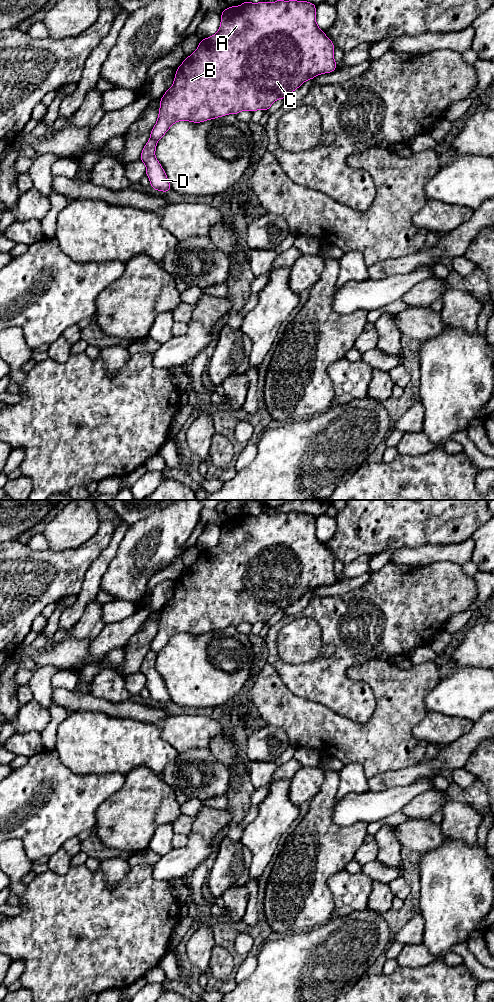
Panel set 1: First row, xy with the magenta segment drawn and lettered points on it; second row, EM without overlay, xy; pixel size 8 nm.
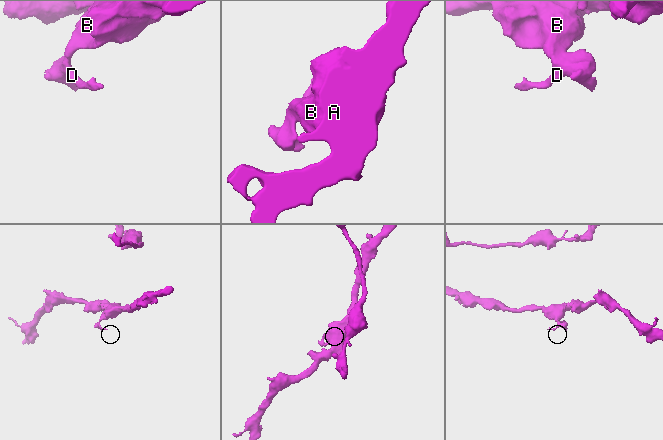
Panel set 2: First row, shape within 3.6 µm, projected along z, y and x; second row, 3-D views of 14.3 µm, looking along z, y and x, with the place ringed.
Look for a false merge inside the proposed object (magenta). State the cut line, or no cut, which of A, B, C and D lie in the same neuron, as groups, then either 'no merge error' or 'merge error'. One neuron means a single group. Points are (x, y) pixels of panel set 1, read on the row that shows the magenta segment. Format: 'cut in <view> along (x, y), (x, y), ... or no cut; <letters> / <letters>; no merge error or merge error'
cut in xy along (150, 138), (156, 141); A B C / D; merge error

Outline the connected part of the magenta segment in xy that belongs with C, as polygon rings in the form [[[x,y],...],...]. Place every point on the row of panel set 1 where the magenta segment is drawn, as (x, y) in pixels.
[[[244,0],[242,5],[231,6],[224,9],[221,13],[221,22],[219,30],[213,36],[199,41],[198,48],[184,59],[182,64],[176,69],[173,85],[164,93],[160,99],[160,108],[157,122],[151,130],[150,139],[158,141],[161,139],[170,127],[178,121],[189,121],[201,123],[207,120],[219,118],[228,114],[237,115],[241,111],[254,112],[256,110],[268,111],[271,105],[278,99],[287,98],[293,91],[298,89],[307,80],[312,80],[320,74],[331,73],[336,70],[337,64],[334,60],[333,42],[326,36],[316,23],[316,6],[309,1],[298,0],[276,0],[274,3],[261,1],[251,3]]]

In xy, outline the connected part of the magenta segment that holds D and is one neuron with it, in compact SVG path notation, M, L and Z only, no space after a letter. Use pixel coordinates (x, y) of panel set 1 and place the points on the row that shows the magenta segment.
M148 140L141 152L140 160L146 166L146 176L150 180L151 188L156 191L169 192L171 185L163 167L155 157L156 147L156 140Z

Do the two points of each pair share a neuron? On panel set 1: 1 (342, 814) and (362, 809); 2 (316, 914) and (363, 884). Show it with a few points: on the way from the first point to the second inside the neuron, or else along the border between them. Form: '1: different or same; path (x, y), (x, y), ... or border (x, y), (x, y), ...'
1: same; path (347, 811), (357, 809)
2: different; border (328, 879), (327, 885), (333, 901), (333, 915)

